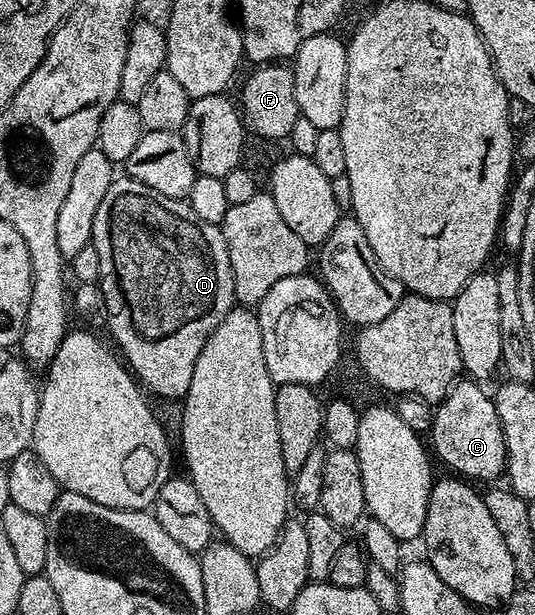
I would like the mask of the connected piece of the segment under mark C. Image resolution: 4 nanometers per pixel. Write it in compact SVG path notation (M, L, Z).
M473 379L455 381L448 395L437 402L433 410L428 441L430 438L433 456L437 460L439 457L450 471L474 483L494 483L498 476L501 478L506 472L506 436L493 396L482 389L485 388Z

